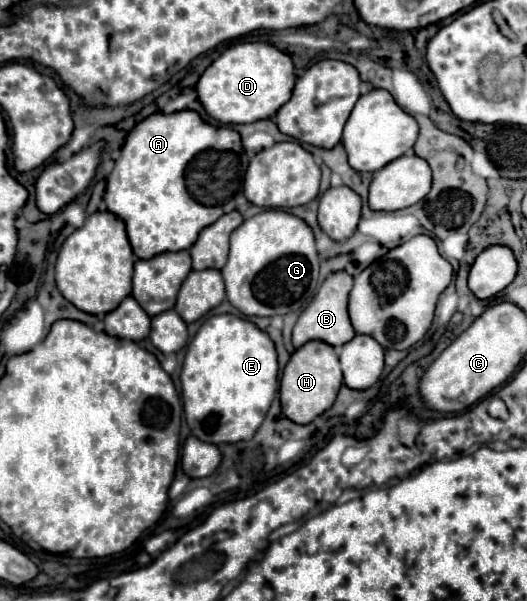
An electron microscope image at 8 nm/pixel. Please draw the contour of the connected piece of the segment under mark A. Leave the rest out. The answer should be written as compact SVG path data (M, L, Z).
M179 110L173 114L155 112L139 122L127 134L105 190L107 210L125 222L127 238L135 256L147 260L161 252L187 250L195 244L205 226L231 212L235 208L235 196L241 192L241 156L243 144L239 132L229 126L207 124L195 110Z

